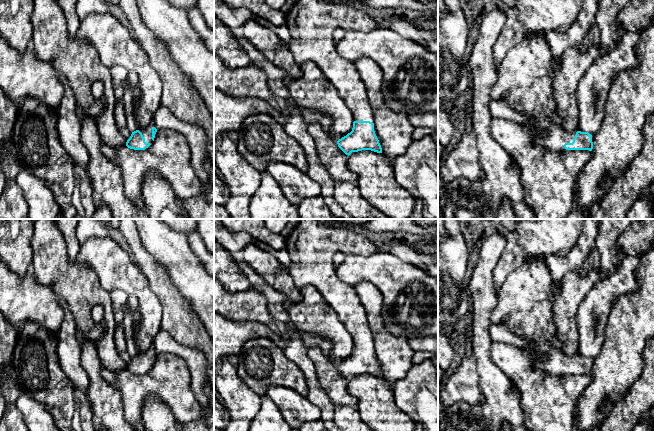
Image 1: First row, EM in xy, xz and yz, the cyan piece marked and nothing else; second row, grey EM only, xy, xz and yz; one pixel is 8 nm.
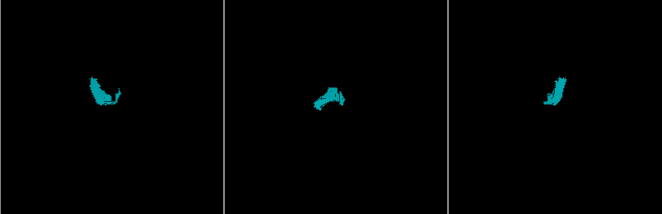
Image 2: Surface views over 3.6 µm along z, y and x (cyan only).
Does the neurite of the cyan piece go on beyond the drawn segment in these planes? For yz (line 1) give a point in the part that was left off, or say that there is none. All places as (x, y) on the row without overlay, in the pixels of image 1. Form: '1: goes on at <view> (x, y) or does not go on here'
1: goes on at yz (525, 301)

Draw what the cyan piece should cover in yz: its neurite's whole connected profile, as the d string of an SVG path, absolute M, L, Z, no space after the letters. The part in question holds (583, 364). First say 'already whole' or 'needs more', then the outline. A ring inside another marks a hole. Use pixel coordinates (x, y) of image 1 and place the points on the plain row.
needs more; M525 258L522 265L507 277L499 289L498 304L490 319L493 323L506 323L512 333L530 340L530 346L525 349L541 357L534 363L534 368L550 375L592 375L594 358L579 352L566 355L550 343L549 338L556 334L552 293L554 284L545 260Z

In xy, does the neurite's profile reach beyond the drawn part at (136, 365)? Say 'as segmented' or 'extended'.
extended

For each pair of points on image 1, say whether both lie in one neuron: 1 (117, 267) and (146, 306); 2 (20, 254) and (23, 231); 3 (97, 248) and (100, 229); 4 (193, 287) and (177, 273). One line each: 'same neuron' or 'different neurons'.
1: same neuron
2: same neuron
3: different neurons
4: same neuron

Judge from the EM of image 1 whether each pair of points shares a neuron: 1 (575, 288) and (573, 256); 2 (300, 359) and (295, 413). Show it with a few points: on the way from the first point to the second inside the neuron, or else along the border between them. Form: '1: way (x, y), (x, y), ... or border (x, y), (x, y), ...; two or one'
1: border (584, 268), (580, 272), (568, 271), (555, 284); two
2: border (306, 397), (318, 408), (320, 416); two

